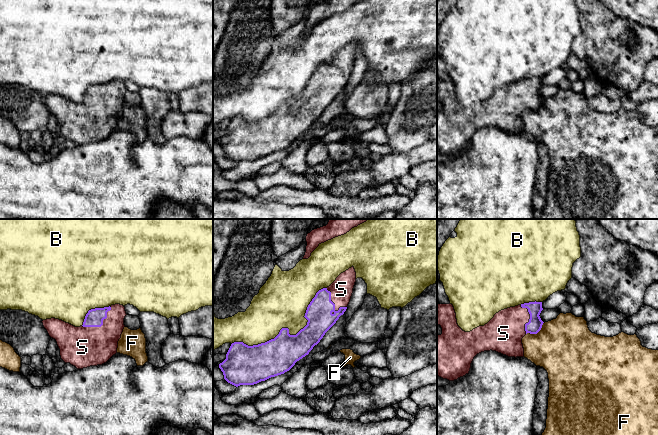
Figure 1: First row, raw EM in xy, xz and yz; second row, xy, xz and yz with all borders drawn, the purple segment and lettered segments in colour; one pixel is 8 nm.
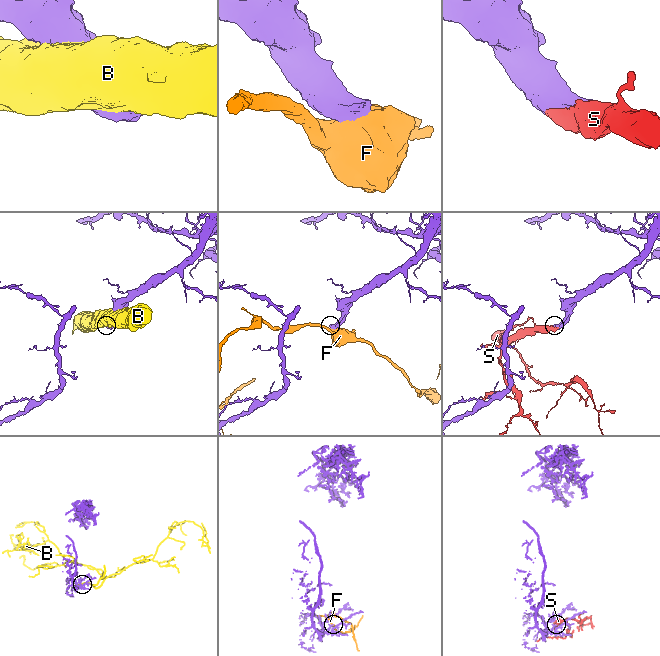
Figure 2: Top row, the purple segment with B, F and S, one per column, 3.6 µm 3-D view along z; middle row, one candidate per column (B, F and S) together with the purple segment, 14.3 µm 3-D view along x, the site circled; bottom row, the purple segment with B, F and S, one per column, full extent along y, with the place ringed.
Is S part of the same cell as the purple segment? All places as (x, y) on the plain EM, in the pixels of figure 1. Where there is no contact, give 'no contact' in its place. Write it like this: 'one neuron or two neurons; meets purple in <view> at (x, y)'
one neuron; meets purple in xz at (334, 80)

